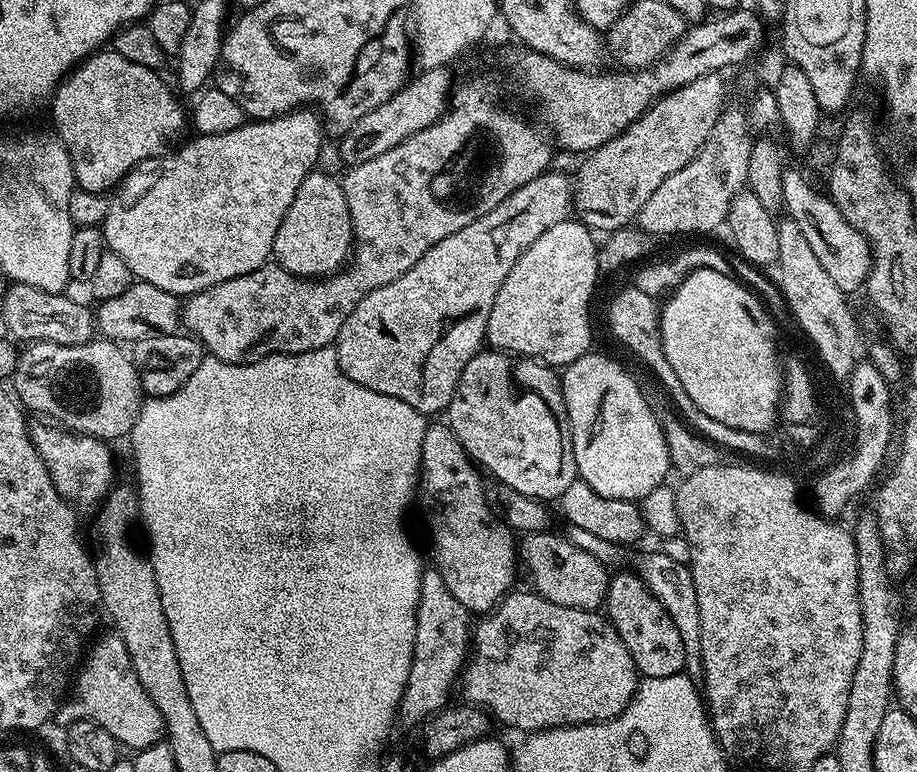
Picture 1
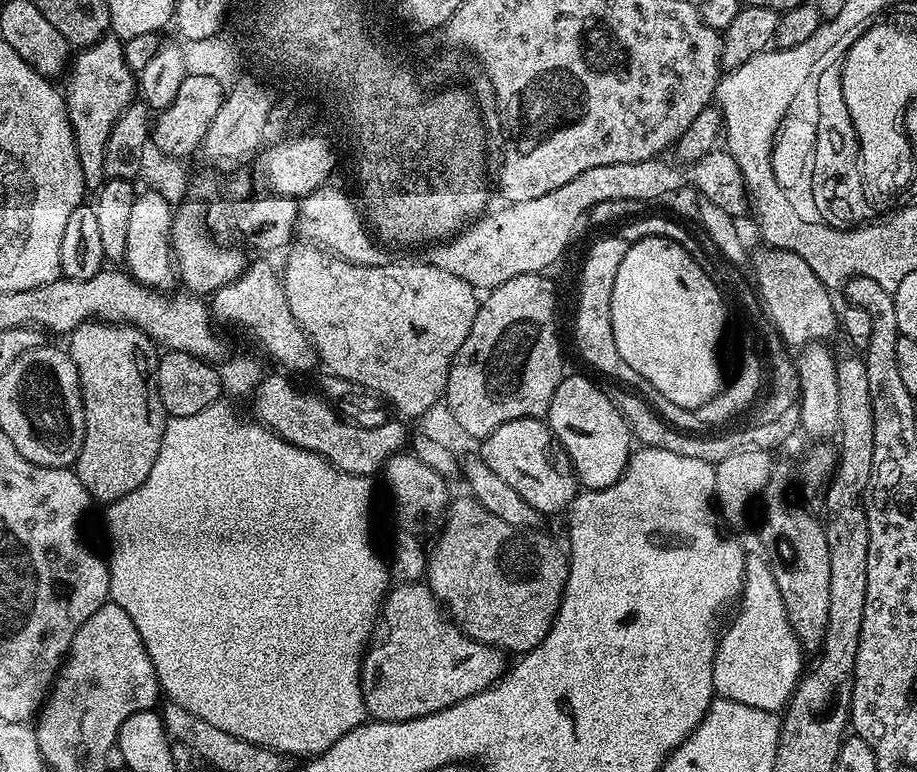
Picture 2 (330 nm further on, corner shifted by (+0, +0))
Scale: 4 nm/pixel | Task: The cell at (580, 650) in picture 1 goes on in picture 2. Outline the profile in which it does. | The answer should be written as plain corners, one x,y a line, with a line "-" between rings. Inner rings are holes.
397,583
385,595
382,620
383,623
388,623
388,633
381,644
373,643
365,652
364,664
360,668
364,710
373,721
413,720
433,716
435,712
491,688
506,671
505,653
492,644
483,644
465,636
446,615
445,609
427,583

